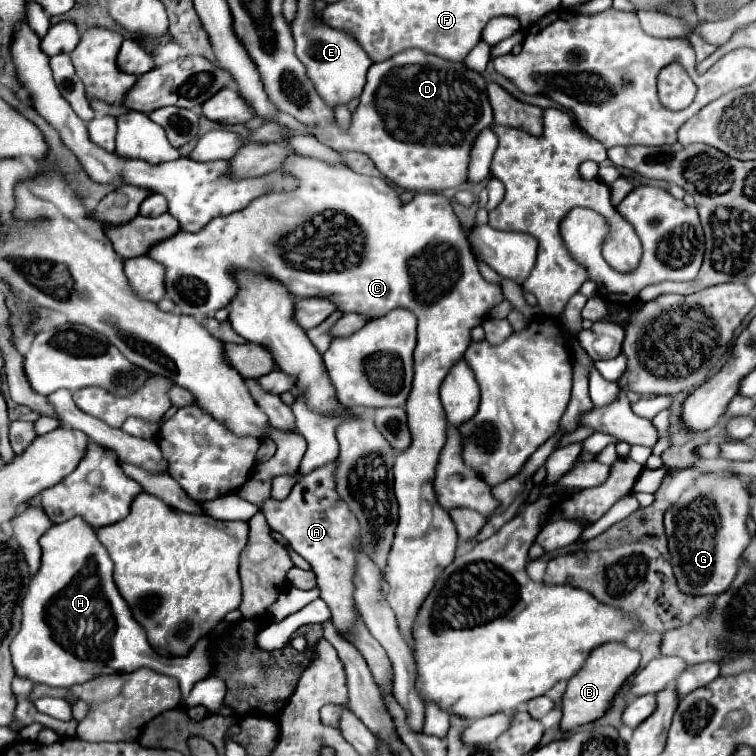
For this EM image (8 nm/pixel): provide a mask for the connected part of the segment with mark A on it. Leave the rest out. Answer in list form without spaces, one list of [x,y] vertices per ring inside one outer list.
[[[335,463],[315,469],[305,475],[305,481],[299,481],[299,491],[291,491],[285,499],[285,507],[277,507],[275,499],[265,499],[259,509],[263,511],[267,525],[273,531],[279,531],[291,547],[311,565],[317,587],[321,591],[321,599],[331,609],[333,623],[341,635],[355,621],[355,601],[353,601],[353,571],[355,571],[355,551],[359,547],[359,523],[349,507],[341,501],[335,491]]]

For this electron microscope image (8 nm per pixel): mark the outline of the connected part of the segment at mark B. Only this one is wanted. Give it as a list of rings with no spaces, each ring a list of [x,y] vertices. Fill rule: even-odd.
[[[609,641],[609,643],[593,649],[589,653],[585,665],[581,667],[581,671],[577,671],[577,675],[573,675],[567,683],[567,689],[565,689],[565,695],[563,695],[561,729],[569,731],[569,729],[585,725],[593,719],[599,719],[607,711],[607,707],[609,707],[613,695],[617,693],[617,689],[625,683],[625,679],[629,675],[633,675],[637,671],[639,661],[641,661],[639,651],[633,651],[633,649],[629,649],[629,647],[625,647],[623,643],[617,643],[617,641]]]

